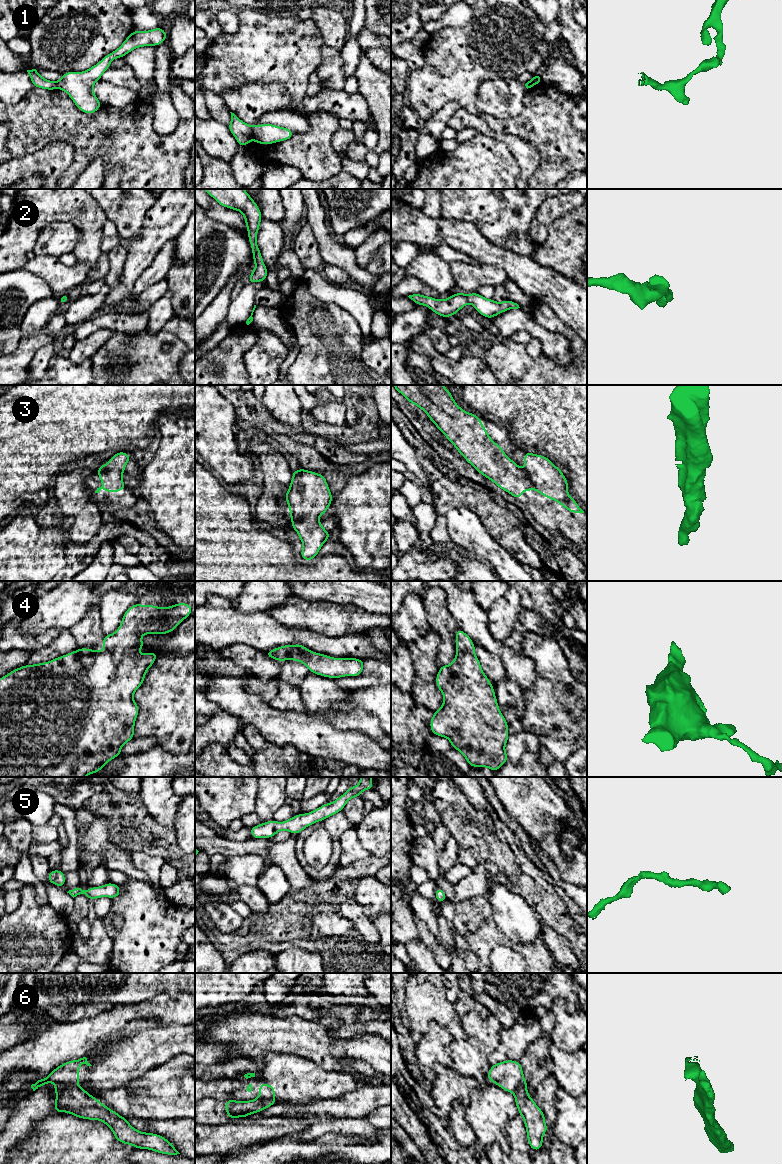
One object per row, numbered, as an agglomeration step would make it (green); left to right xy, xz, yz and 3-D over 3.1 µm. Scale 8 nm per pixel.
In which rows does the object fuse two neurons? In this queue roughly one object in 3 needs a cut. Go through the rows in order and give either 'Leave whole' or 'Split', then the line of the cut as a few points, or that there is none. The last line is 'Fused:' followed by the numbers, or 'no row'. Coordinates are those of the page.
1: Leave whole. No split
2: Leave whole. No split
3: Leave whole. No split
4: Leave whole. No split
5: Leave whole. No split
6: Split. Split along xy (57, 1084), (77, 1085)
Fused: 6

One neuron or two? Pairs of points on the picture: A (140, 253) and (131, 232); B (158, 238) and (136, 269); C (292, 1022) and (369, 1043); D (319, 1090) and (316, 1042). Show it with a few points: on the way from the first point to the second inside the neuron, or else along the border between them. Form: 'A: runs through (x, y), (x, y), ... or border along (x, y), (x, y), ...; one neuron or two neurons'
A: border along (144, 218), (139, 234), (132, 240); two neurons
B: runs through (150, 246), (137, 261); one neuron
C: runs through (311, 1041), (319, 1047), (350, 1047); one neuron
D: border along (295, 1054), (309, 1059), (327, 1070); two neurons

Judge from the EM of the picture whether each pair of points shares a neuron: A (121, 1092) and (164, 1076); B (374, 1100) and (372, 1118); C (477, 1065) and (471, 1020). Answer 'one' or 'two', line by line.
A: one
B: two
C: one

